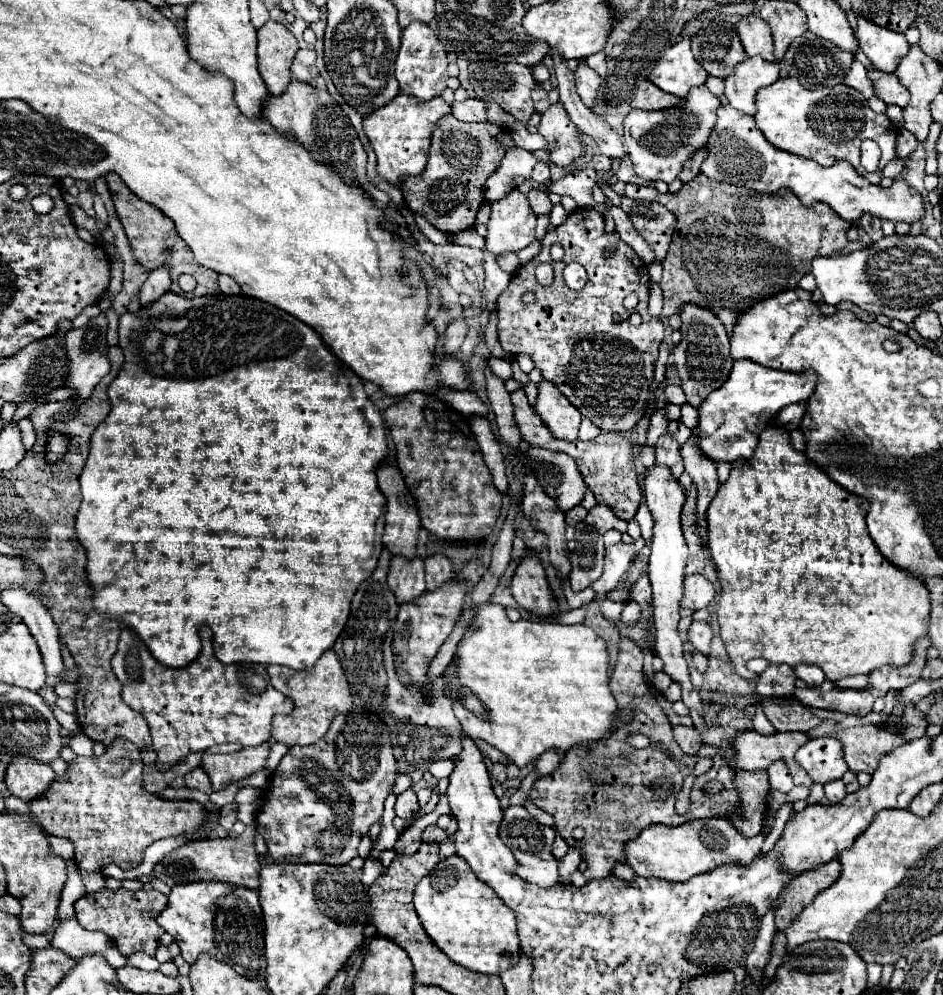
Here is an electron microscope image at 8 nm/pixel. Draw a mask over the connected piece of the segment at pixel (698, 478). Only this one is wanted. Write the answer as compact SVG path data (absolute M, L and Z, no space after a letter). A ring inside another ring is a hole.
M697 429L693 431L693 437L687 439L687 443L681 447L681 457L685 463L685 473L693 479L693 485L697 487L697 531L701 537L701 547L705 553L709 553L707 547L707 521L705 521L705 511L715 497L719 489L717 481L717 467L701 453L697 447Z

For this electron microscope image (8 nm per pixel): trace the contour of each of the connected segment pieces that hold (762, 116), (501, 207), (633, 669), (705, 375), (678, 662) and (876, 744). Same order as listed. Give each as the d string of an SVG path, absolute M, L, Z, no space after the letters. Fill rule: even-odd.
M779 79L775 81L773 85L769 87L763 87L757 91L757 113L755 113L755 123L757 123L757 129L769 139L769 143L773 143L775 147L783 149L783 151L789 151L789 153L795 153L795 155L801 155L801 157L807 157L807 159L815 159L817 163L821 163L823 167L829 167L833 165L835 161L849 161L857 173L861 177L867 177L871 183L879 183L881 181L881 175L879 171L891 161L895 159L895 141L897 141L897 127L889 121L889 117L885 113L875 113L865 97L857 91L857 89L851 89L847 85L835 85L835 87L829 87L829 89L815 89L815 91L809 91L809 89L803 89L801 83L797 83L795 79ZM865 139L873 139L879 147L881 147L881 163L879 163L879 171L877 173L869 173L861 167L859 163L859 145L861 141Z
M513 189L499 201L491 203L485 251L499 259L505 253L517 253L535 241L535 213L519 189Z
M621 637L619 659L617 659L617 665L613 669L609 687L611 687L611 691L625 691L625 699L619 699L619 703L621 703L621 707L633 709L631 721L629 723L621 721L619 725L615 725L611 729L609 737L605 737L601 741L593 741L589 745L577 745L577 747L569 749L557 769L551 775L537 779L537 783L531 787L531 795L529 795L531 801L535 801L535 805L539 809L543 809L545 813L549 813L555 819L557 831L567 841L573 839L573 829L581 827L585 831L585 837L581 841L577 841L577 845L581 849L585 849L583 851L583 859L587 861L587 869L583 871L583 875L585 875L587 881L591 881L591 879L603 879L603 877L611 875L613 863L615 861L623 861L623 845L625 845L625 841L637 837L645 827L655 825L655 823L661 823L661 825L681 825L681 823L687 823L687 821L693 821L693 819L725 817L737 805L737 791L735 791L735 785L733 785L733 773L735 771L727 763L725 755L719 749L715 749L711 745L703 745L701 751L695 757L689 757L687 753L681 753L681 747L673 739L671 723L669 723L665 711L661 709L661 705L659 705L659 701L655 697L657 689L651 683L645 681L645 675L643 675L643 653L641 653L639 645L633 639L629 639L629 637ZM631 733L643 733L643 735L647 735L649 737L649 747L645 747L645 749L629 747L625 743L625 739ZM701 757L709 757L713 761L713 767L705 775L699 775L695 779L691 795L689 795L689 799L691 799L689 811L685 815L679 815L675 811L677 795L679 795L679 791L683 787L685 777L691 775L695 763ZM709 781L719 781L719 783L725 785L725 789L721 793L705 793L705 783L709 783Z
M703 309L703 319L711 319L711 333L709 333L709 343L707 343L707 333L701 333L697 329L695 333L695 341L687 341L687 353L675 353L679 355L679 359L673 359L673 367L681 379L681 389L687 395L687 403L691 403L693 407L699 407L701 401L713 391L719 389L725 379L731 373L733 367L733 359L729 355L729 337L725 333L725 327L721 325L721 321L707 309Z
M655 465L645 473L645 503L649 505L649 511L653 515L653 537L651 537L651 557L649 557L649 579L653 587L653 623L657 629L657 639L653 645L653 651L657 657L663 659L663 671L669 673L669 677L677 683L681 683L683 697L681 701L687 707L703 709L703 701L699 693L695 693L695 687L689 681L687 663L683 657L683 641L677 631L677 623L681 619L679 615L679 601L683 597L683 579L685 579L685 563L687 563L687 543L681 533L679 515L681 507L685 503L685 491L675 481L665 465Z
M825 719L821 721L821 725L811 729L809 735L811 737L833 735L839 741L843 741L843 757L853 773L859 773L859 771L875 773L881 757L889 753L893 747L905 743L905 739L895 729L883 723L841 729L841 731L837 731L835 727L837 727L835 721Z

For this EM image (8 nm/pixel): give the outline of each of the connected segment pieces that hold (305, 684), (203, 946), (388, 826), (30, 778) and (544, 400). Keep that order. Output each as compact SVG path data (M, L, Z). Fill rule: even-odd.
M331 649L325 651L311 669L293 671L291 667L269 665L267 673L271 677L273 687L285 693L287 697L291 697L295 703L295 709L289 715L273 717L273 739L275 741L281 741L285 745L313 745L327 733L335 715L351 711L353 695L345 679L345 673L341 669L341 663Z
M213 881L181 883L171 889L169 903L157 915L157 923L175 939L187 963L195 963L199 955L207 953L225 961L241 975L257 977L265 971L265 929L257 891Z
M389 793L387 799L385 799L385 813L383 813L383 819L381 819L381 833L379 833L379 841L375 843L373 847L373 855L379 857L379 851L383 849L391 849L393 843L397 841L399 833L397 829L393 827L393 819L395 819L395 793Z
M15 757L9 763L5 773L5 783L11 795L19 797L25 803L31 803L37 797L43 797L43 793L47 793L49 785L55 779L57 775L49 765L37 763L29 757Z
M541 381L539 397L535 411L545 421L545 427L551 429L553 437L565 441L577 441L577 431L581 423L581 413L565 399L559 389L555 389L549 381Z

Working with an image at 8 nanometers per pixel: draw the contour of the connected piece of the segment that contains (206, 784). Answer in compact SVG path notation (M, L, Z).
M197 767L197 769L193 769L191 773L185 775L185 785L187 785L189 789L197 789L197 791L203 791L203 793L207 793L207 795L213 791L213 789L211 789L209 775L207 775L205 769L201 769L201 767Z

